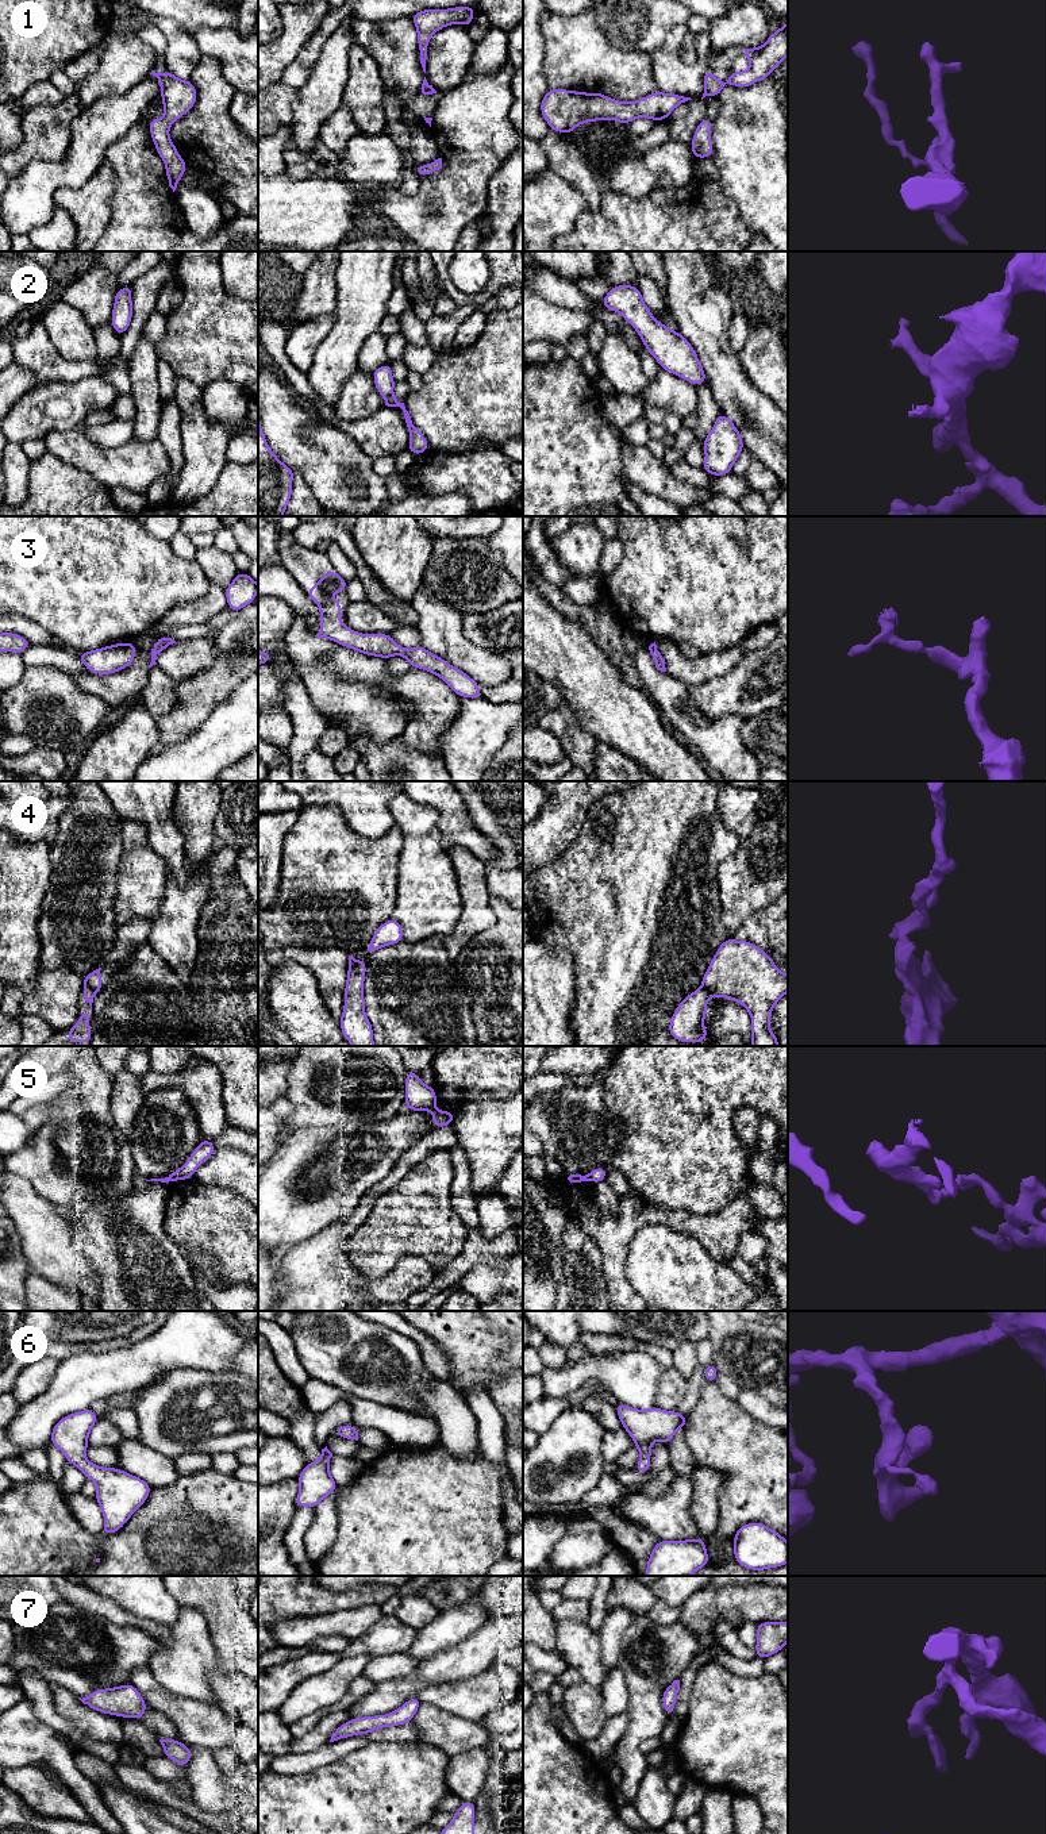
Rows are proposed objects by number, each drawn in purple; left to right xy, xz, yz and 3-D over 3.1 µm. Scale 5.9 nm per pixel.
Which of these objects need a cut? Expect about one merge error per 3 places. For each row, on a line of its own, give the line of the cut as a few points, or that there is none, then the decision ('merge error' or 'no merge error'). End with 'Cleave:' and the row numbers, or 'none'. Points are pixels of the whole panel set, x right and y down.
1: cut none; no merge error
2: cut none; no merge error
3: cut none; no merge error
4: cut xy (85, 985), (95, 994); merge error
5: cut yz (584, 1177), (587, 1180); merge error
6: cut none; no merge error
7: cut none; no merge error
Cleave: 4, 5

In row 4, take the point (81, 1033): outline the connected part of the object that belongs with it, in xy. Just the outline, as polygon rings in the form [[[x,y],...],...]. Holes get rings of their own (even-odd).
[[[84,987],[84,991],[81,993],[81,997],[84,997],[91,1004],[91,1012],[80,1011],[80,1020],[68,1030],[68,1042],[78,1042],[78,1043],[86,1043],[92,1039],[92,1030],[89,1027],[89,1019],[92,1014],[92,1003],[95,993],[89,991],[86,987]]]

